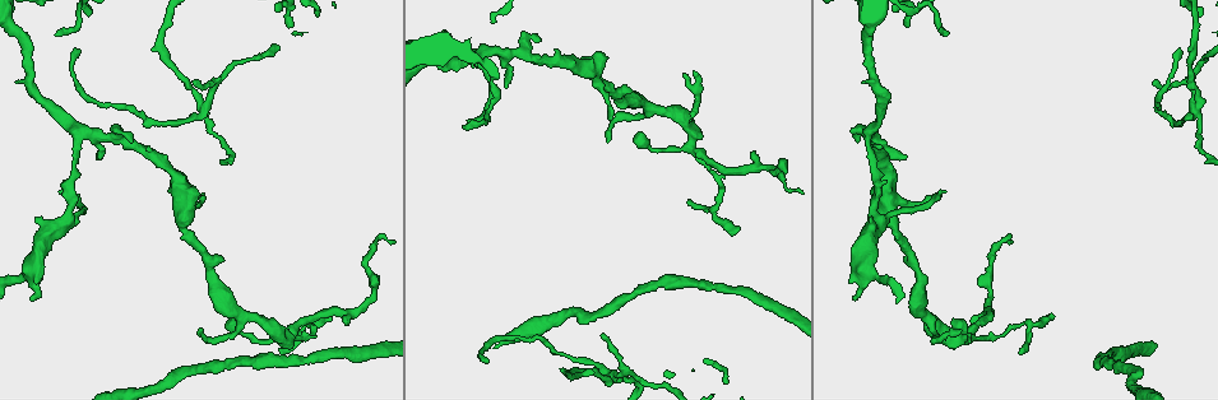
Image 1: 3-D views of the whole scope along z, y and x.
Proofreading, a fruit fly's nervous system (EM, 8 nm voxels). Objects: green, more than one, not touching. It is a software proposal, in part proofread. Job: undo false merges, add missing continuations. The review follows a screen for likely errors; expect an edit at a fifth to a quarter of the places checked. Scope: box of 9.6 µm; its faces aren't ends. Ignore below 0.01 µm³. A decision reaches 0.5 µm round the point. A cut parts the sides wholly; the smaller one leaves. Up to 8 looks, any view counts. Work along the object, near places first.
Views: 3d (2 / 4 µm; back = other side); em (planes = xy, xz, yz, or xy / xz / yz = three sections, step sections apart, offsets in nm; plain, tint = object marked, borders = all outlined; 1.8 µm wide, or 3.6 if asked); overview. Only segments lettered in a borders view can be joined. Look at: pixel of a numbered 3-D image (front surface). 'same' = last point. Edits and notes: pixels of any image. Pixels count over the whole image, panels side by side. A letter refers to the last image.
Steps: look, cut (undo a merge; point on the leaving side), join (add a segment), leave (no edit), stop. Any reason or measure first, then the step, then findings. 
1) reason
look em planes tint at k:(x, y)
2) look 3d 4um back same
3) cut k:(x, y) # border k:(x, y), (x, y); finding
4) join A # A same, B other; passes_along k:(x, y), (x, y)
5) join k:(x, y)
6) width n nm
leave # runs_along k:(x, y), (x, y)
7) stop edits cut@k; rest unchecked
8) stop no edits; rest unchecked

an open end
look 3d 4um at 1:(909, 25)

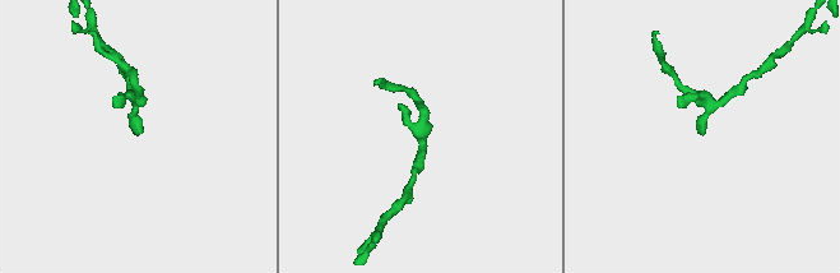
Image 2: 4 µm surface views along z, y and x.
shape alone is not enough
look em yz step 8 tint at 2:(704, 134)

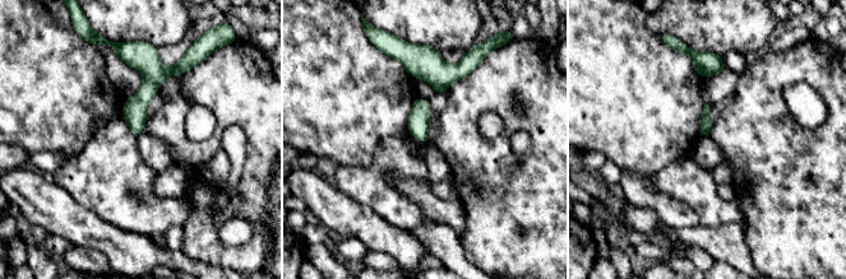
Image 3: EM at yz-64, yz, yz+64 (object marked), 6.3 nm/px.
another direction
look em planes borders same

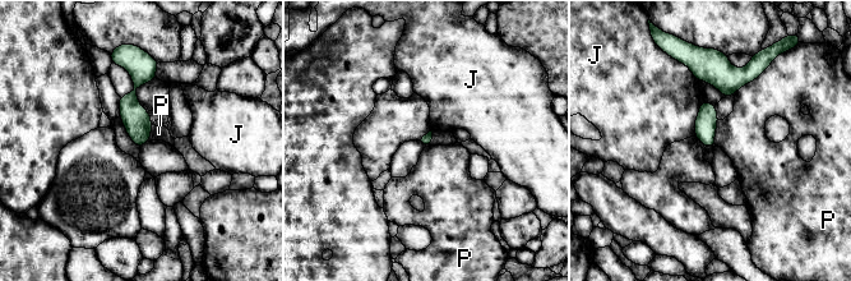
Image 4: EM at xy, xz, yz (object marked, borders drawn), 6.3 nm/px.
leave # J other, P other; border 4:(763, 70), (734, 95); none of them fits

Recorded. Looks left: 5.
calibre changes
look em yz step 8 tint at 1:(291, 331)

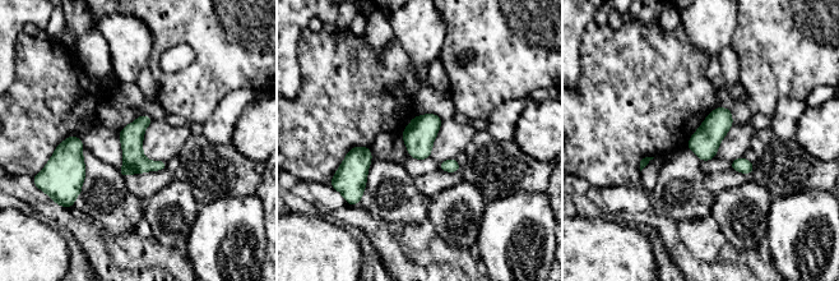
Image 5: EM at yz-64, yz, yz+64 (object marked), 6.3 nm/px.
another direction
look em planes borders same

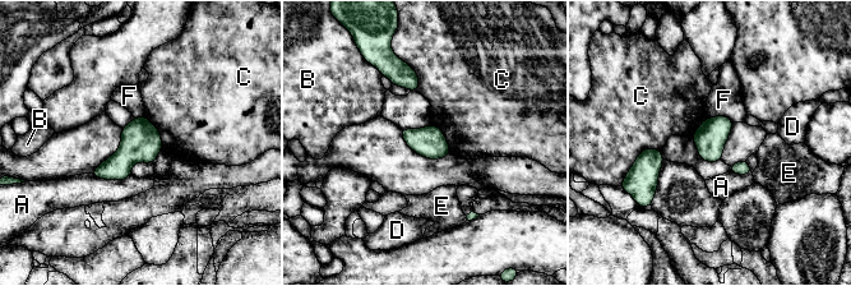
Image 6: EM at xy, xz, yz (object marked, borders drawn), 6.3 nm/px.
width 190 nm
leave # A other, B other, C other, D other, E other, F other; border 6:(660, 150), (643, 150), (627, 173); all the same neuron

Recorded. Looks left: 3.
look 3d 4um back at 1:(114, 132)

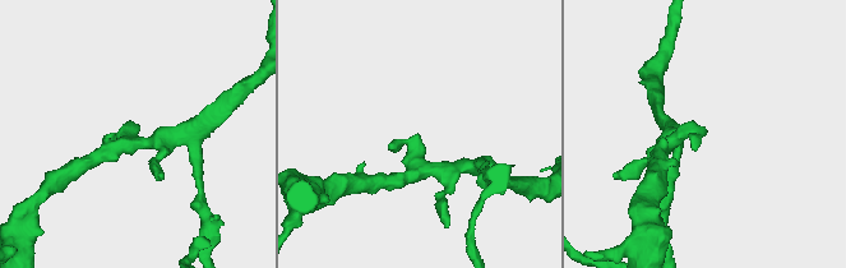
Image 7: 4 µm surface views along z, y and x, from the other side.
shape alone is not enough
look em planes plain at 7:(705, 130)

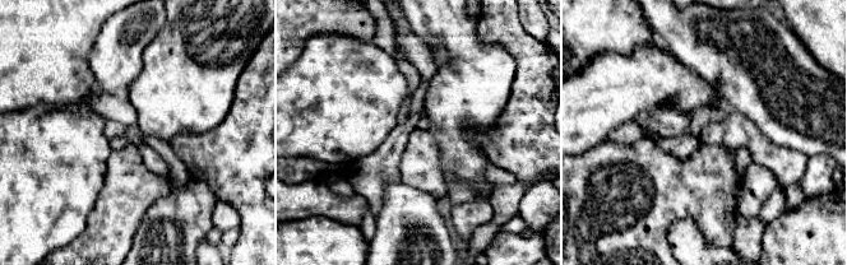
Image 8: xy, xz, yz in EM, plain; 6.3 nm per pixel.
see the neighbours
look em planes borders same

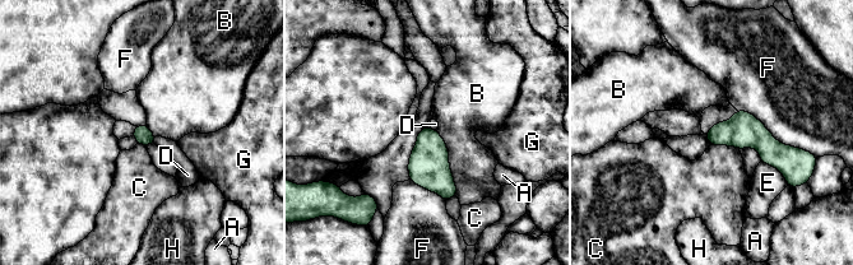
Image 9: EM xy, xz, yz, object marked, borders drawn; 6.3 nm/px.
width 110 nm; longest_contact F 480 nm
leave # A other, B other, C other, D other, E other, F other, G other, H other; no lettered segment goes on from it

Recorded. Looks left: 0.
stop no edits; rest unchecked

